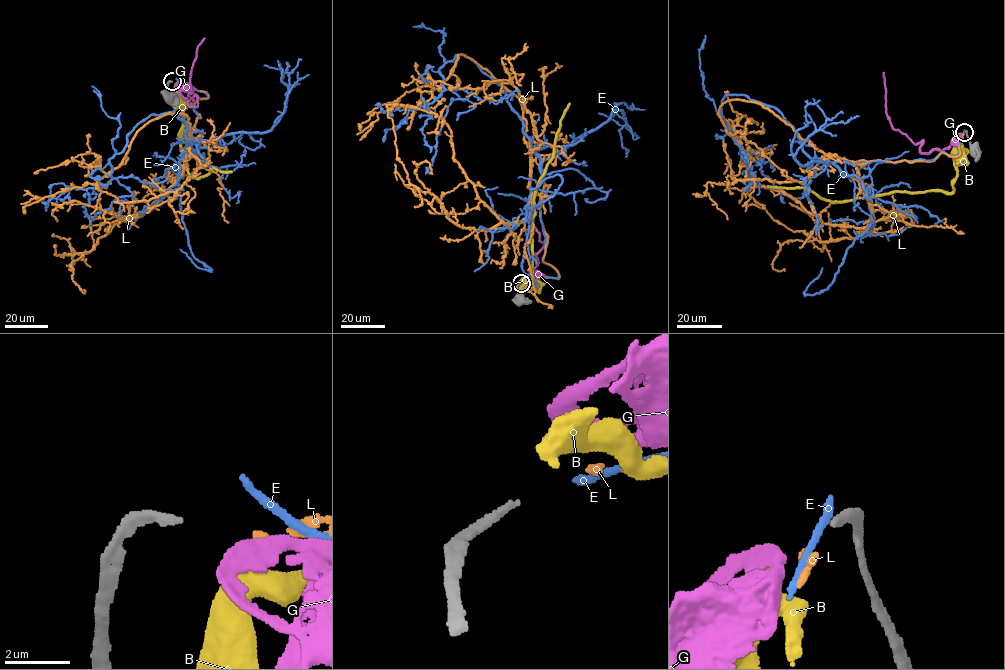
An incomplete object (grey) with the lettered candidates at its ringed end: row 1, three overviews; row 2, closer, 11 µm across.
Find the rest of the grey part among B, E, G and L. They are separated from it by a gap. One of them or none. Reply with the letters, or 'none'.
L

